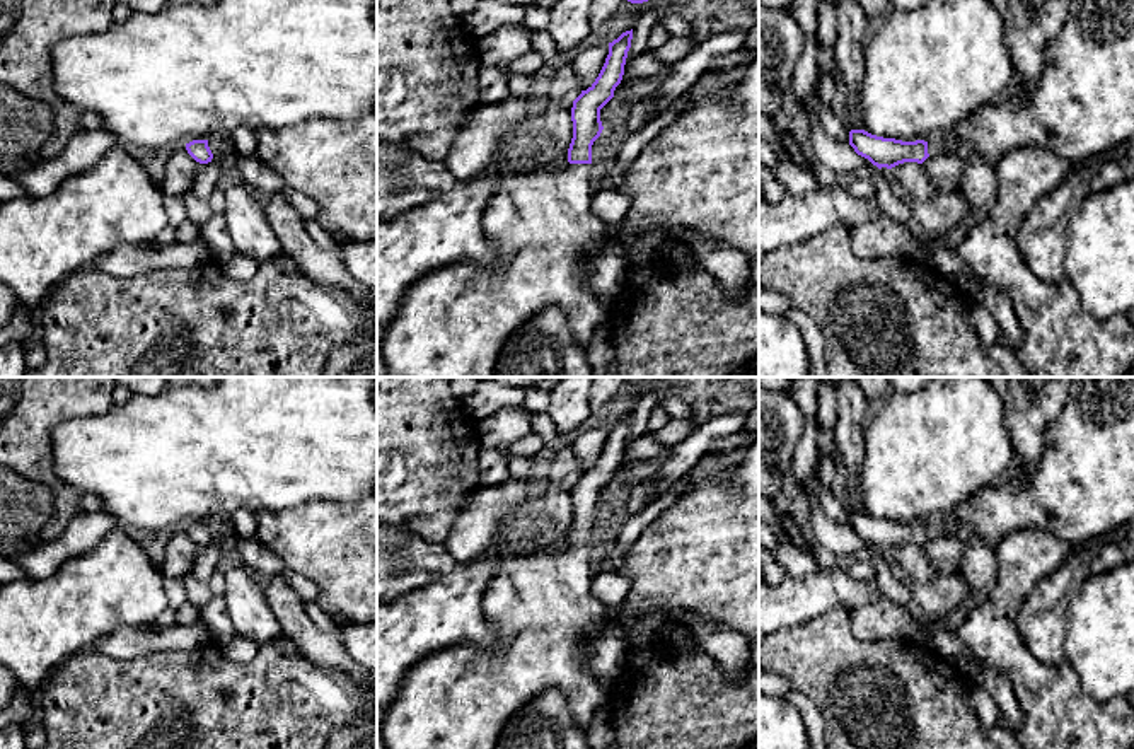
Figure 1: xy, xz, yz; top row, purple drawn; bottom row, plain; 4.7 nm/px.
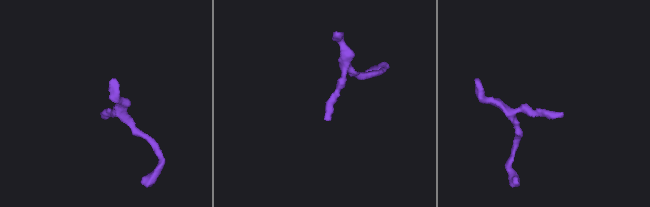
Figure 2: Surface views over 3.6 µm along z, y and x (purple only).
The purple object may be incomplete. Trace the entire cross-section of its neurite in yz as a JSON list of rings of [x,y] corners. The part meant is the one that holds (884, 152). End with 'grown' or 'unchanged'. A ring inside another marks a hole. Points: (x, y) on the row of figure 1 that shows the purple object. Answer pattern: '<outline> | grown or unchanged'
[[[1071,0],[1069,15],[1050,41],[1042,77],[1025,104],[1013,94],[982,106],[960,121],[945,140],[902,142],[865,130],[849,131],[849,145],[878,169],[904,162],[923,164],[929,155],[952,154],[962,165],[970,157],[996,167],[1015,148],[1049,147],[1071,164],[1134,138],[1134,0]]] | grown

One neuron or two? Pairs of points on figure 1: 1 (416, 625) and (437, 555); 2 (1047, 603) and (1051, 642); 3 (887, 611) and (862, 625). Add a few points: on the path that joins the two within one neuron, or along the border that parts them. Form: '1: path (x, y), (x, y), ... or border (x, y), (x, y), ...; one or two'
1: border (459, 563), (427, 584), (404, 591), (394, 601); two
2: path (1047, 613), (1047, 632); one
3: path (880, 618), (868, 625); one

